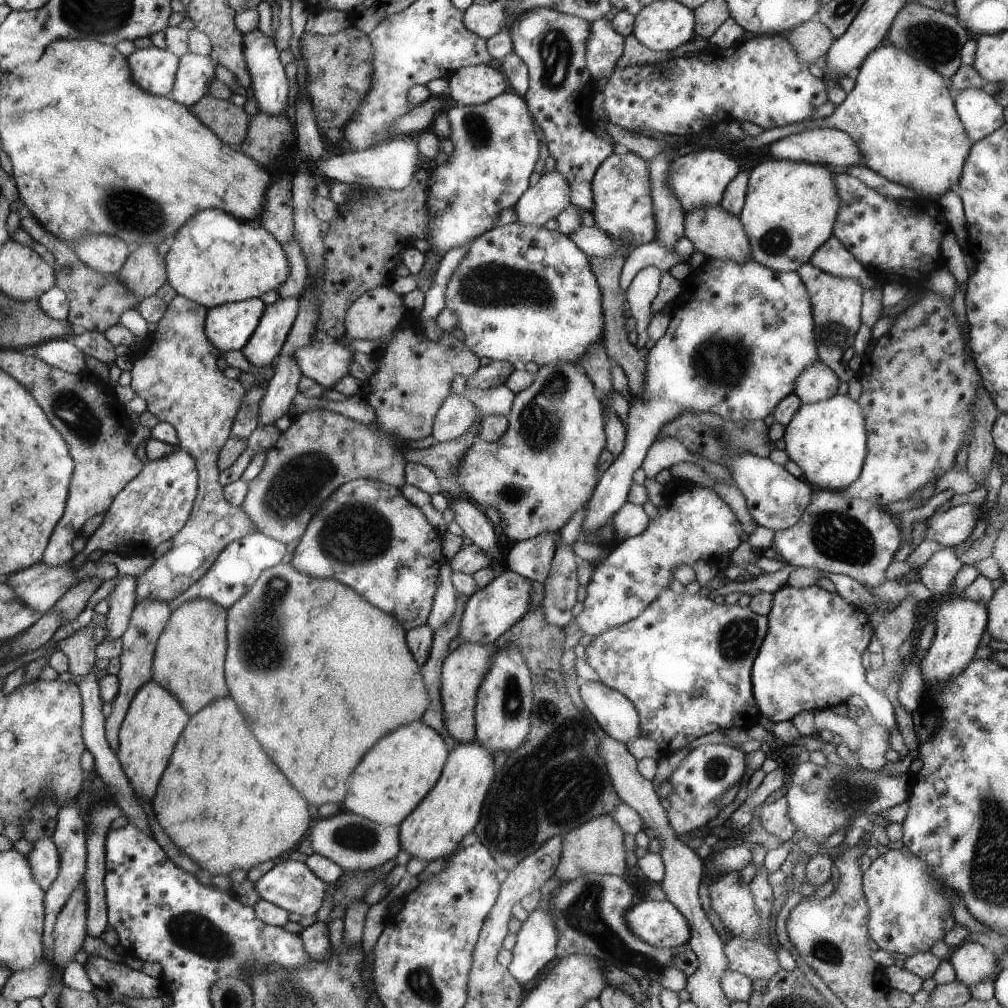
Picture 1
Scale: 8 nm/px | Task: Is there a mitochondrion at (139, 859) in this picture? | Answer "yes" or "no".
no

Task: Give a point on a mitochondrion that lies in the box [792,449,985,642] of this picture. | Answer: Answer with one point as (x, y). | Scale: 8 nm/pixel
(839, 536)

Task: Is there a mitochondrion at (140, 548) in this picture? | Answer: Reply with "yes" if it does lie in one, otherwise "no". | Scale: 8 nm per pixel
no

